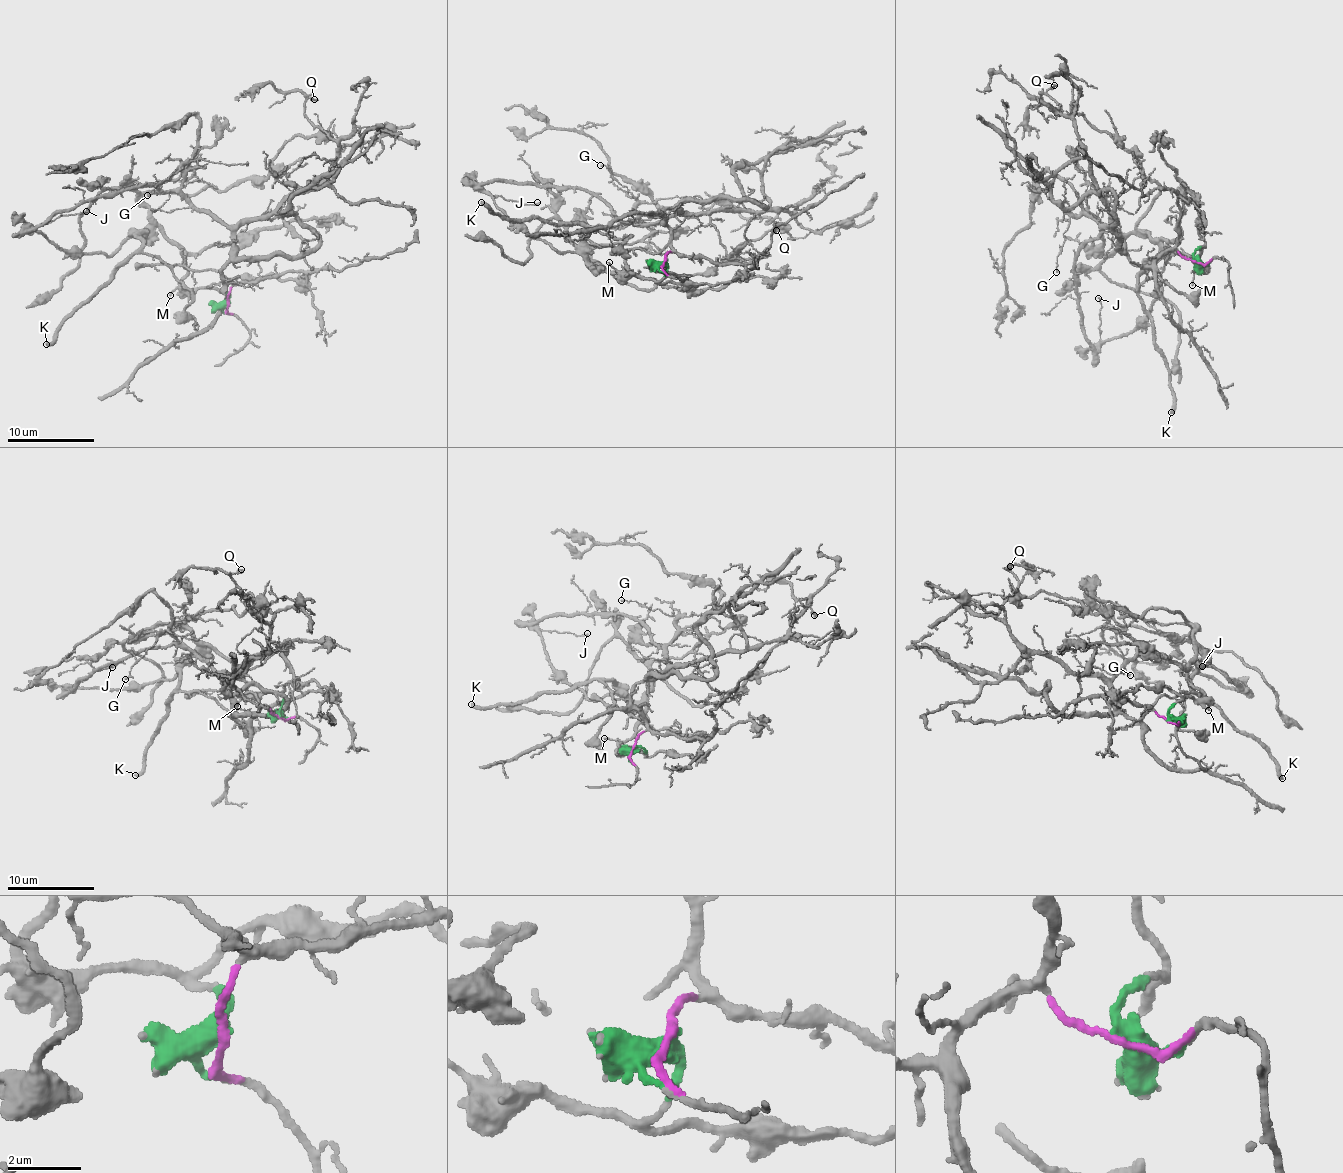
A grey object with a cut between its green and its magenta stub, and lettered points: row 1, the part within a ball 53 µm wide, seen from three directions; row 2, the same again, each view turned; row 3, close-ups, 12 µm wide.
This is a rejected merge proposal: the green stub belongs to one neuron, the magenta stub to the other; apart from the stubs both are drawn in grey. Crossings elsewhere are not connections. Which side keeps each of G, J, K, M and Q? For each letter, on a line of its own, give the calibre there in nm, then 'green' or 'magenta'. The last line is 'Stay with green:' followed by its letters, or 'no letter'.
G: 80 nm thick; magenta
J: 120 nm thick; green
K: 360 nm thick; green
M: 130 nm thick; green
Q: 160 nm thick; magenta
Stay with green: J, K, M

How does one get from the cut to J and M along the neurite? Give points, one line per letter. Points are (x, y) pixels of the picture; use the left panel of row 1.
J: (229, 304), (221, 289), (185, 289), (181, 250), (161, 233), (85, 254), (39, 230), (87, 211)
M: (229, 304), (229, 293), (221, 289), (181, 288), (170, 296)

